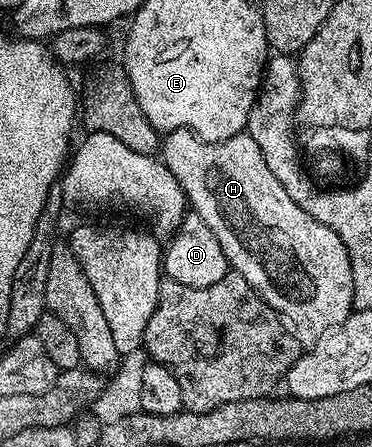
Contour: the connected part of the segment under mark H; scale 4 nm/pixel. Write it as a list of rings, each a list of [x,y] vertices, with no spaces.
[[[186,130],[168,132],[161,140],[161,159],[163,165],[173,174],[173,178],[177,178],[177,182],[182,186],[190,211],[202,218],[205,226],[209,226],[209,230],[213,230],[213,234],[217,234],[217,242],[221,242],[221,250],[225,250],[225,258],[228,265],[238,272],[241,278],[245,278],[245,282],[249,282],[249,286],[253,286],[256,294],[274,312],[278,312],[283,317],[291,331],[294,332],[295,338],[300,345],[310,346],[316,344],[325,333],[330,332],[331,329],[337,327],[341,322],[345,322],[345,318],[351,315],[355,303],[353,298],[353,270],[349,262],[349,254],[345,250],[341,238],[329,226],[325,226],[321,222],[317,222],[317,218],[305,214],[305,210],[301,210],[301,206],[297,206],[297,202],[293,202],[293,198],[289,198],[285,186],[281,186],[281,182],[277,182],[277,178],[270,172],[268,164],[265,163],[265,157],[261,154],[261,149],[258,148],[257,142],[253,142],[251,136],[240,134],[233,138],[225,138],[221,142],[210,144],[204,140],[198,140],[196,136],[191,135]]]

